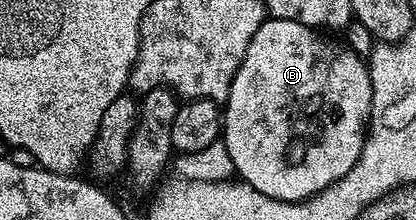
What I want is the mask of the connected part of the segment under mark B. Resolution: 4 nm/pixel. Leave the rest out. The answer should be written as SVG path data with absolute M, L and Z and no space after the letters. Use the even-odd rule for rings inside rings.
M266 18L259 26L259 30L255 30L255 38L251 38L251 46L247 46L247 54L231 84L229 99L224 101L223 139L227 146L227 154L231 154L234 173L244 183L259 190L259 194L267 194L267 198L295 204L298 200L310 200L311 197L318 196L323 189L339 183L356 166L365 146L367 125L371 114L369 65L344 43L336 44L335 41L328 40L325 36L328 35L322 34L318 29L303 26L299 22Z

